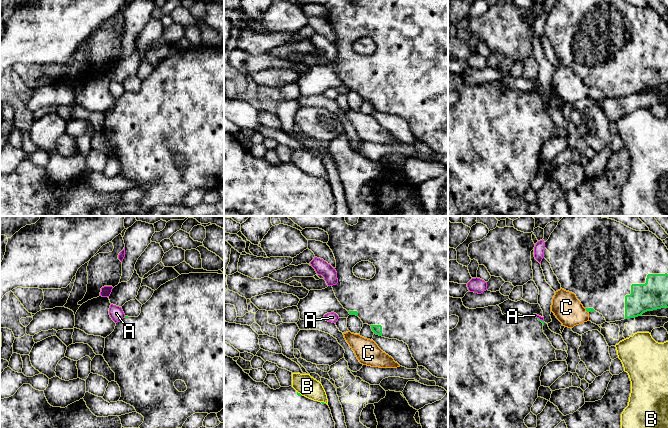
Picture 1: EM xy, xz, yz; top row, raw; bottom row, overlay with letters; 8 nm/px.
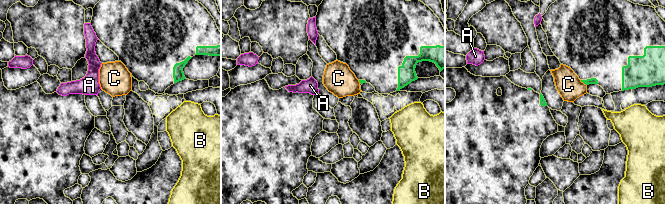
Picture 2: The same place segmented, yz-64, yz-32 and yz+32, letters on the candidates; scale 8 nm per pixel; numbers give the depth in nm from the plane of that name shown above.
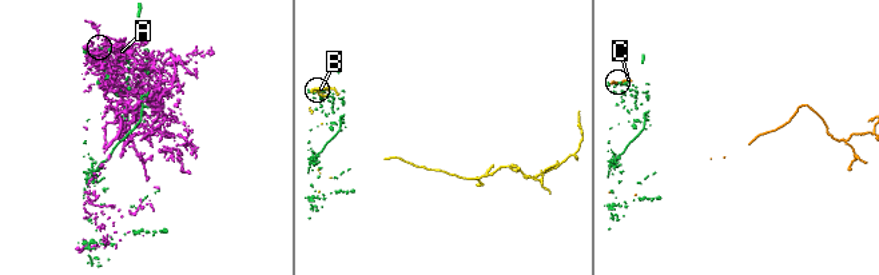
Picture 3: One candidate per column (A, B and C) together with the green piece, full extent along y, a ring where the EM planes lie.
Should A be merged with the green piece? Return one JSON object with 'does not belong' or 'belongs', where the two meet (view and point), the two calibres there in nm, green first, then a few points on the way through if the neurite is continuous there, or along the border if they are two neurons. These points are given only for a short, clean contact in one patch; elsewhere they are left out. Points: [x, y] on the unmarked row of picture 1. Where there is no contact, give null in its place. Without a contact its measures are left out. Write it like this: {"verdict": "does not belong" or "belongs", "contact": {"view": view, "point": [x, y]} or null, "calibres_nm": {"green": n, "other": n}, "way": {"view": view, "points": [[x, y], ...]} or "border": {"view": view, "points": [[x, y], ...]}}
{"verdict": "does not belong", "contact": {"view": "yz", "point": [539, 95]}, "calibres_nm": {"green": 20, "other": 30}}

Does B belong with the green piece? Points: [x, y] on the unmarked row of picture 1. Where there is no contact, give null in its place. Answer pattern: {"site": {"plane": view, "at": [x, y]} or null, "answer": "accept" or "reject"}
{"site": {"plane": "xz", "at": [299, 169]}, "answer": "reject"}

